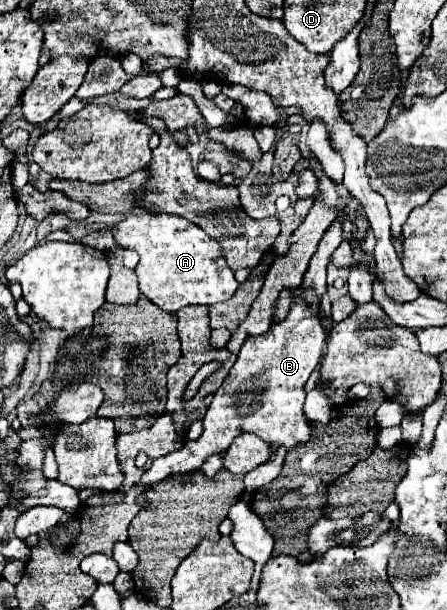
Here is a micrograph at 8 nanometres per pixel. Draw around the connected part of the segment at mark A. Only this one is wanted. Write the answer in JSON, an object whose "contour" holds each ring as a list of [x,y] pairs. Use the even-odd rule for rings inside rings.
{"contour":[[[128,216],[116,226],[114,236],[118,246],[132,248],[140,254],[140,262],[136,266],[140,292],[164,312],[176,312],[178,308],[192,304],[212,306],[218,302],[226,302],[238,290],[234,272],[222,258],[218,242],[182,216]]]}

